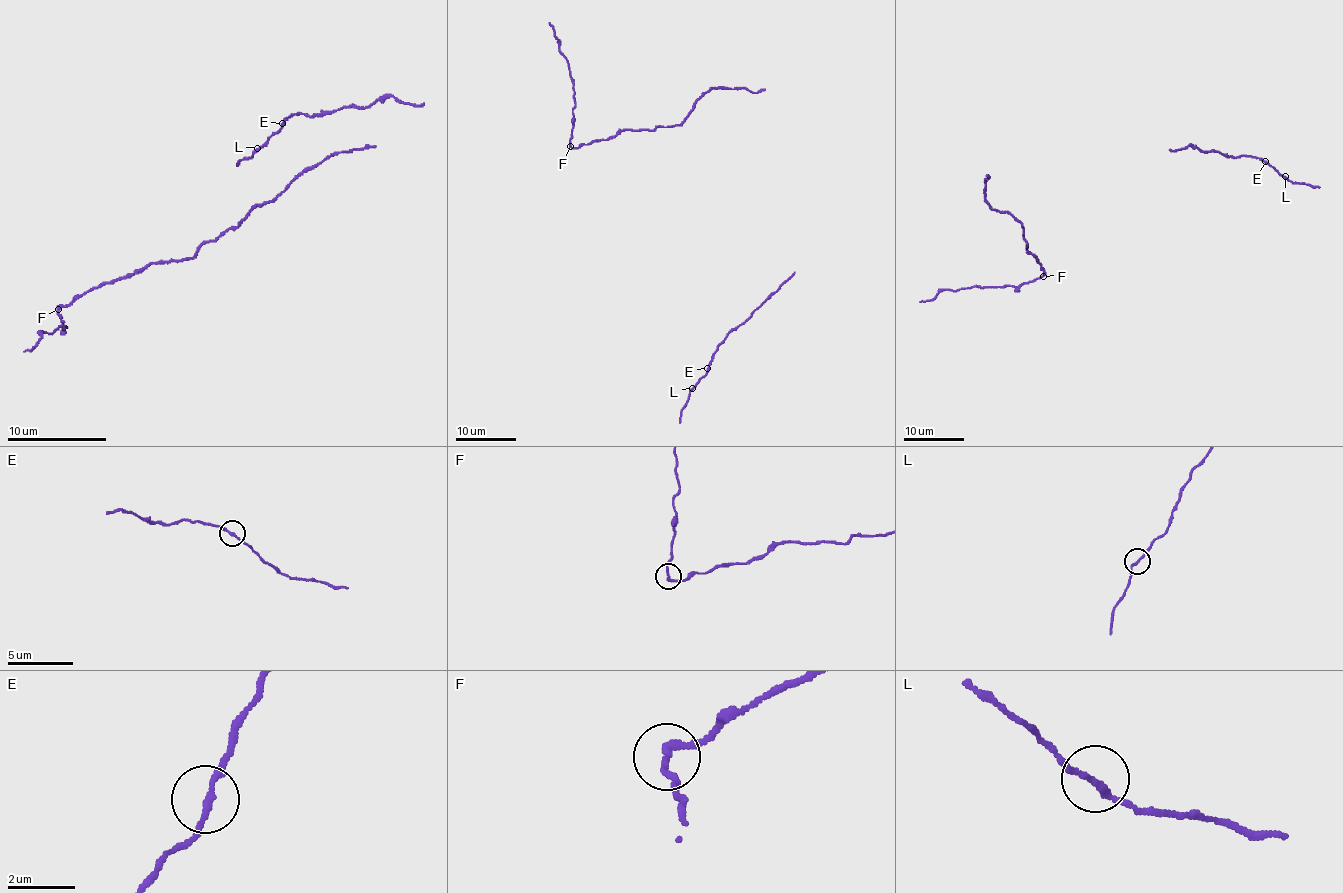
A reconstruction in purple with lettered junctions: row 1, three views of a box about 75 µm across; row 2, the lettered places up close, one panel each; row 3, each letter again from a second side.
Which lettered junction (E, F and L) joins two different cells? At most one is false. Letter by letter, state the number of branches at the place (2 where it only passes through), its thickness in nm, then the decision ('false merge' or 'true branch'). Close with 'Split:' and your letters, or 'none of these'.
E: 2 | 180 nm | true branch
F: 2 | 180 nm | false merge
L: 2 | 180 nm | true branch
Split: F

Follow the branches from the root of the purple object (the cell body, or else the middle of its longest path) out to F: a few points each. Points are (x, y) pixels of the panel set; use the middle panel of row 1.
F: (757, 93), (745, 88), (710, 88), (678, 125), (624, 129), (605, 140), (570, 146)

